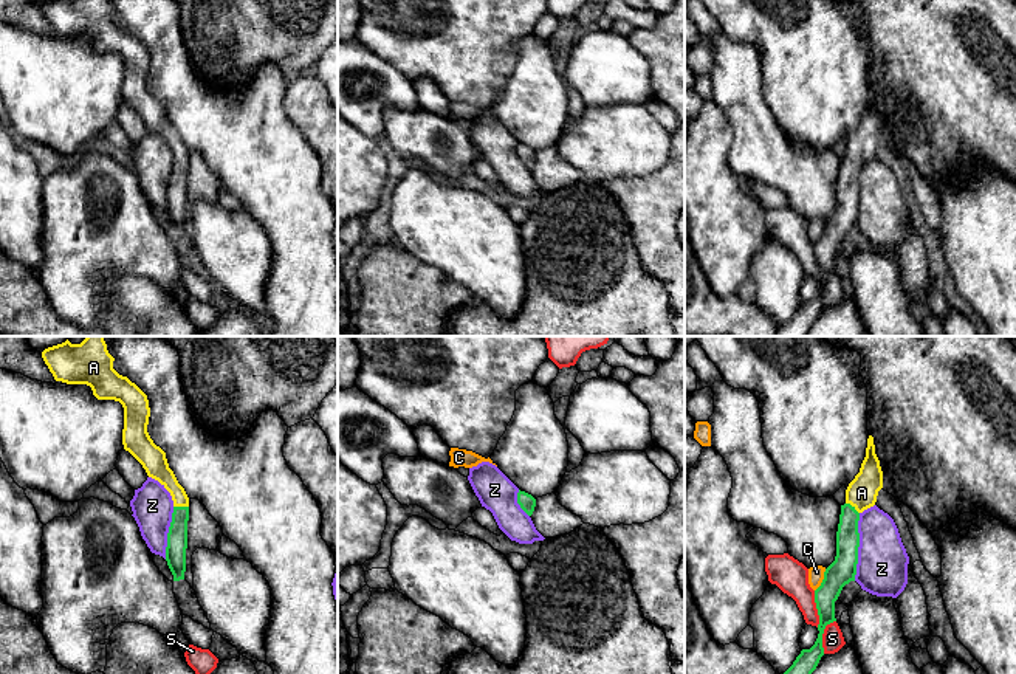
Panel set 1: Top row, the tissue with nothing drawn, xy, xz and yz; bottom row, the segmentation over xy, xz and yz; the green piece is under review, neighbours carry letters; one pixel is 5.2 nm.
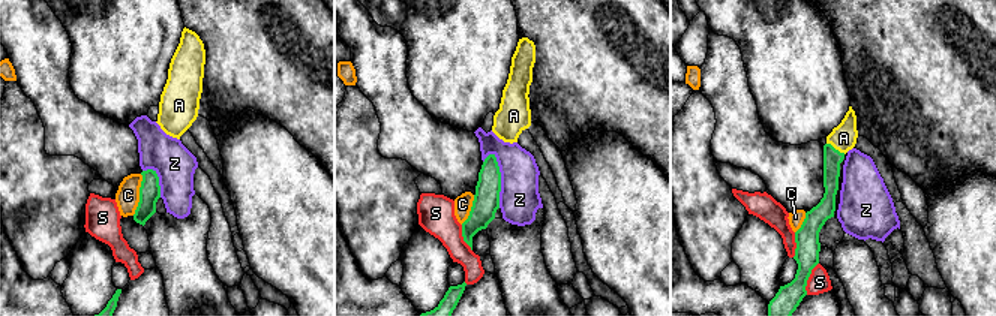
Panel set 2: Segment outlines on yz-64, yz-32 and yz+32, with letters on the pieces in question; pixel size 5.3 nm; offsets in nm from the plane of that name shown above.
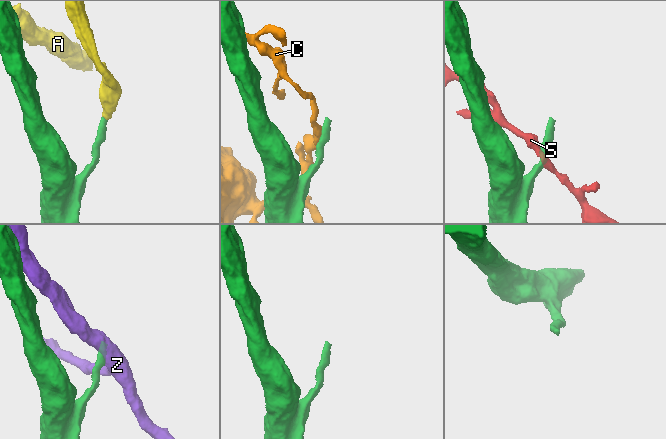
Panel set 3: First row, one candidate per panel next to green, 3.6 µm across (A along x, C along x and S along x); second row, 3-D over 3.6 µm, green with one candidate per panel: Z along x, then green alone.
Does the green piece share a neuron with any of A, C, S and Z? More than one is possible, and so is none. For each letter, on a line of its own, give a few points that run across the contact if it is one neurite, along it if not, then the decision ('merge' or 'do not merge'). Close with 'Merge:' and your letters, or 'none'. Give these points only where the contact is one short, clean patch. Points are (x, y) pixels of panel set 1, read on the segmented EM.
A: merge
C: line yz (826, 569), (824, 578), (815, 591); do not merge
S: line yz (835, 620), (824, 629), (823, 653); do not merge
Z: do not merge
Merge: A

